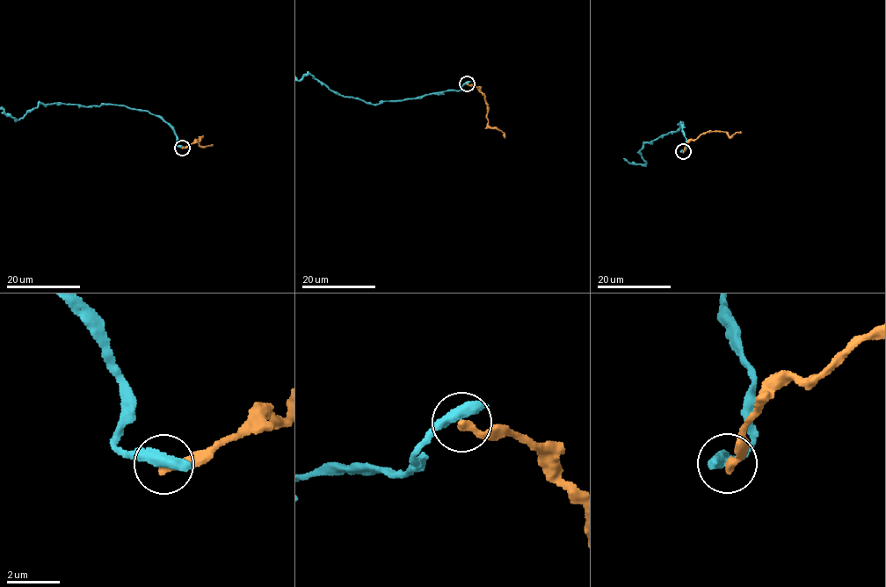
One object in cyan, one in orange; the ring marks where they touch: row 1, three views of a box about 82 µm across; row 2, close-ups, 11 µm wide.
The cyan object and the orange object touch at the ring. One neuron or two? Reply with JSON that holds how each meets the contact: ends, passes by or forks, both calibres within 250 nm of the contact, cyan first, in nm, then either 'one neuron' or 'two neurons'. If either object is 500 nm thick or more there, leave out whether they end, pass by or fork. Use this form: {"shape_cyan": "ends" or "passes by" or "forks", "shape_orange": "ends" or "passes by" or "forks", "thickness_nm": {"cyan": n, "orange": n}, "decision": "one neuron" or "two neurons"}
{"thickness_nm": {"cyan": 550, "orange": 320}, "decision": "two neurons"}

